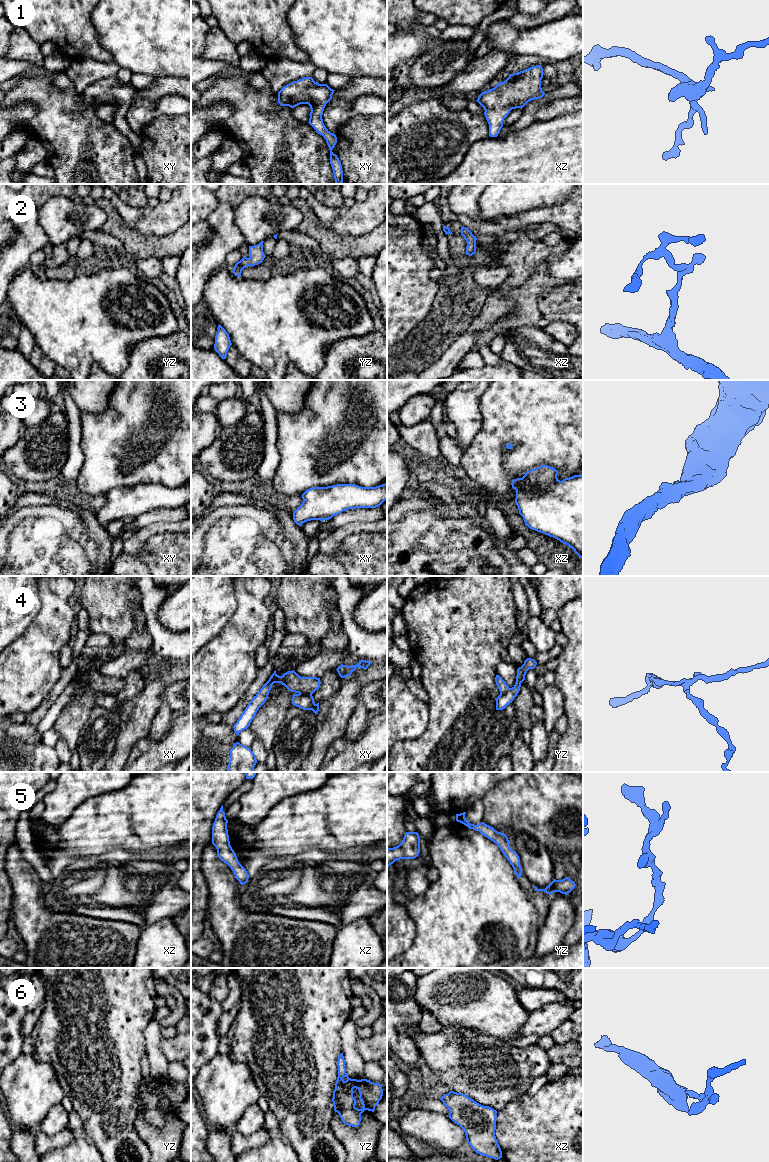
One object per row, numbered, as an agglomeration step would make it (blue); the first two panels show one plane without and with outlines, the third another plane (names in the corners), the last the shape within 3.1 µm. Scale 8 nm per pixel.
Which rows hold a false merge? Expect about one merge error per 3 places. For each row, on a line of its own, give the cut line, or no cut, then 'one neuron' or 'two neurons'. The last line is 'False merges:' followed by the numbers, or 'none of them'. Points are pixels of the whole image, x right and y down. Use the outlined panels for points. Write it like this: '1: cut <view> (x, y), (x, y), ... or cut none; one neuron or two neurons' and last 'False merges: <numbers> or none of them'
1: cut none; one neuron
2: cut none; one neuron
3: cut none; one neuron
4: cut xy (299, 692), (311, 694); two neurons
5: cut none; one neuron
6: cut none; one neuron
False merges: 4

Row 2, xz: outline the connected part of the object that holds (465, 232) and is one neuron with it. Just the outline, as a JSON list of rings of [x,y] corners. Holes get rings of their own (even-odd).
[[[464,226],[461,227],[461,235],[467,242],[466,255],[472,256],[476,253],[476,236],[474,236],[472,232]]]

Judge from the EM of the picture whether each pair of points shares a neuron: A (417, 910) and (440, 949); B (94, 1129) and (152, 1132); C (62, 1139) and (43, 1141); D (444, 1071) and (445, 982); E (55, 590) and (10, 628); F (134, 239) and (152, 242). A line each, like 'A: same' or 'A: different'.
A: same
B: different
C: same
D: different
E: different
F: same

